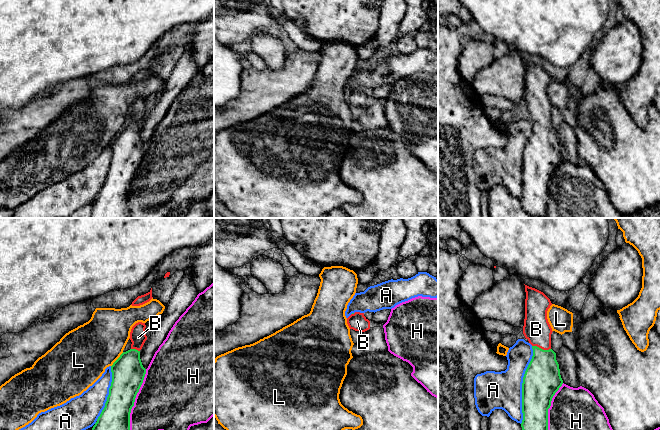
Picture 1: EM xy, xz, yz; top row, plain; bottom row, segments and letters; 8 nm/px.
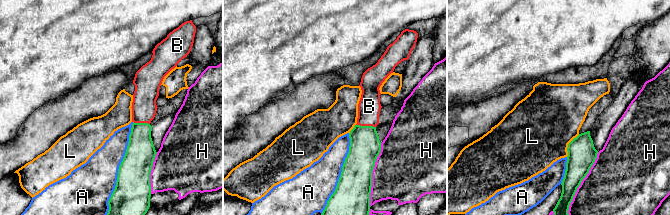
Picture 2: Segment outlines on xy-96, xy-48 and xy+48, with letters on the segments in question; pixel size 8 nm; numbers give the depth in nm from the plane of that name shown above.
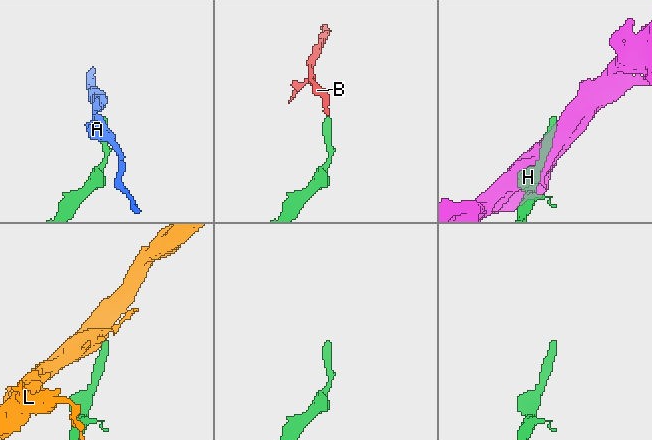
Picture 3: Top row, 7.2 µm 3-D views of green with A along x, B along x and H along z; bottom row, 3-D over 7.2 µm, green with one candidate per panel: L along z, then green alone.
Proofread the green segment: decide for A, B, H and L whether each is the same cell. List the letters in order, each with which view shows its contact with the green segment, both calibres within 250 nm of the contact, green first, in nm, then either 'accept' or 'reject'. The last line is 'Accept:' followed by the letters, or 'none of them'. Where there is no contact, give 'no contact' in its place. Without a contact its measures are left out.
A: yz | 300/300 nm | reject
B: yz | 300/220 nm | accept
H: xy | 260/460 nm | reject
L: xy | 260/400 nm | reject
Accept: B

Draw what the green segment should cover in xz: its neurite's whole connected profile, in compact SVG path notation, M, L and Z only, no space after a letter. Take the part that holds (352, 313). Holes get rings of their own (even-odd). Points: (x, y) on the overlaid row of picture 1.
M355 312L347 318L347 324L350 329L359 332L365 332L370 329L370 321L364 316L364 313Z

